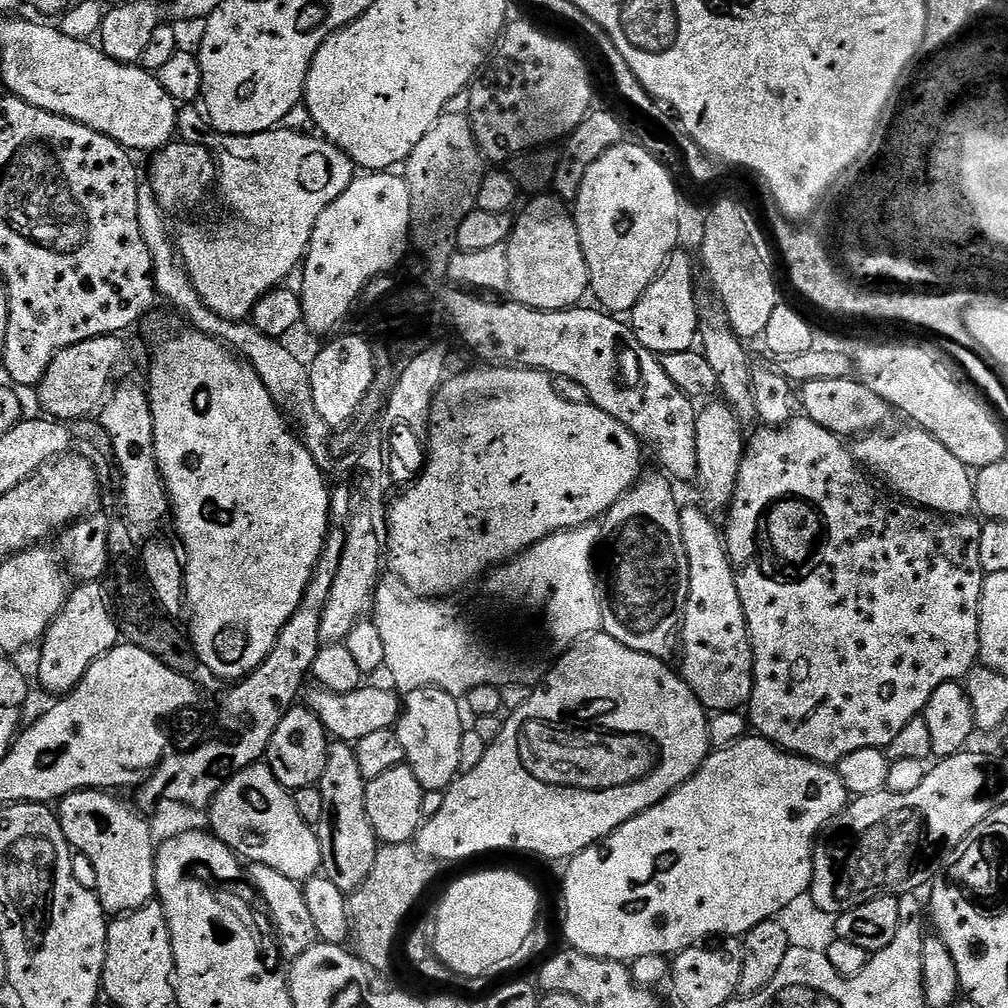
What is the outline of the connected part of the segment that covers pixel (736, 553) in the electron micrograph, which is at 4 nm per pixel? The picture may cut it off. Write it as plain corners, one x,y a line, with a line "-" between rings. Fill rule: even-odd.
803,414
780,427
760,426
756,430
756,441
747,445
736,492
726,509
726,547
736,572
738,598
742,598
748,636
752,640
752,656
756,660
754,686
746,705
746,715
751,727
763,739
794,756
805,756
815,764
835,766
839,760
846,758
846,754
854,754
854,750
887,750
890,742
894,742
895,736
905,728
906,722
923,713
930,702
930,694
934,694
938,686
963,681
977,667
980,659
980,599
986,577
982,570
982,558
978,558
981,521
949,518
903,499
883,496
871,484
873,481
865,475
861,465
856,463
851,447
841,437
818,426
818,422

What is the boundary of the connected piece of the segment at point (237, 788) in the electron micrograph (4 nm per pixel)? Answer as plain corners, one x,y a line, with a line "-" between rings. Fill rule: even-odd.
257,762
248,768
243,768
240,772
229,775
220,787
220,792
211,802
211,812
212,835
218,837
225,846
243,857
245,861
270,866
278,870
278,874
286,874
286,878
301,882
309,880
321,871
322,850
317,829
311,824
302,822
302,814
298,814
298,806
294,806
292,801
292,792
283,788
274,778
272,769
263,763

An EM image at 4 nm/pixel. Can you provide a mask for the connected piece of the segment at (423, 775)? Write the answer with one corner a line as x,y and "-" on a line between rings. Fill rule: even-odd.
419,688
403,697
402,711
394,731
398,734
398,742
402,742
402,750
408,767
414,770
414,778
418,778
425,792
444,792
452,781
461,775
458,757
462,754
462,738
466,731
463,715
465,716
465,713
462,711
461,701
446,690

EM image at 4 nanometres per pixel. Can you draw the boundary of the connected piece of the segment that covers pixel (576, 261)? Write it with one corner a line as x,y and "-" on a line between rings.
540,194
524,208
524,213
515,217
512,225
512,235
508,238
508,261
510,262
510,278
508,292
515,303
530,306
534,310
562,310
574,308
589,291
588,267
582,254
582,242
578,238
576,221
573,213
568,212
563,203
555,195

